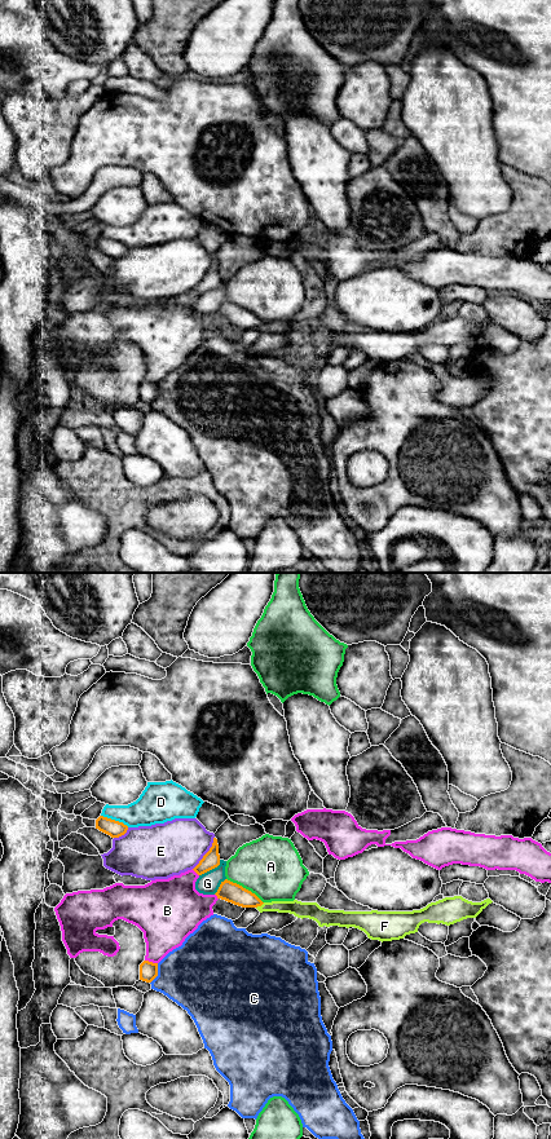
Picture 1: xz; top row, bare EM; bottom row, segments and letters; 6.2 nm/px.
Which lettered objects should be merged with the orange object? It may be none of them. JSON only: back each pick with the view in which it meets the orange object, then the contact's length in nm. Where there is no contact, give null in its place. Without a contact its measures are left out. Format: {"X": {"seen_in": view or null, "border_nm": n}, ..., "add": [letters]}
{"add": []}

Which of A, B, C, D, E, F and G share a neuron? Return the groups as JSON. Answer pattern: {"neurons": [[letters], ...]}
{"neurons": [["A"], ["B"], ["C"], ["D"], ["E"], ["F"], ["G"]]}

